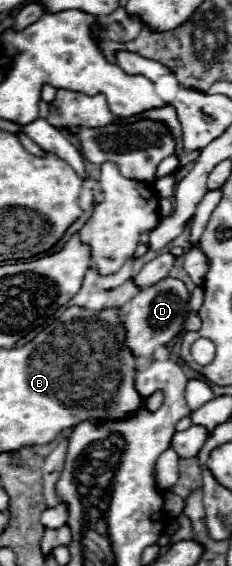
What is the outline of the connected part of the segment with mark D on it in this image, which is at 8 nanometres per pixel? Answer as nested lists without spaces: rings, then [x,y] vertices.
[[[164,277],[156,285],[150,285],[138,291],[138,295],[128,303],[126,317],[124,317],[128,345],[136,357],[140,355],[150,357],[158,345],[166,345],[176,333],[180,333],[184,315],[188,315],[188,297],[190,293],[184,281],[176,277]]]

